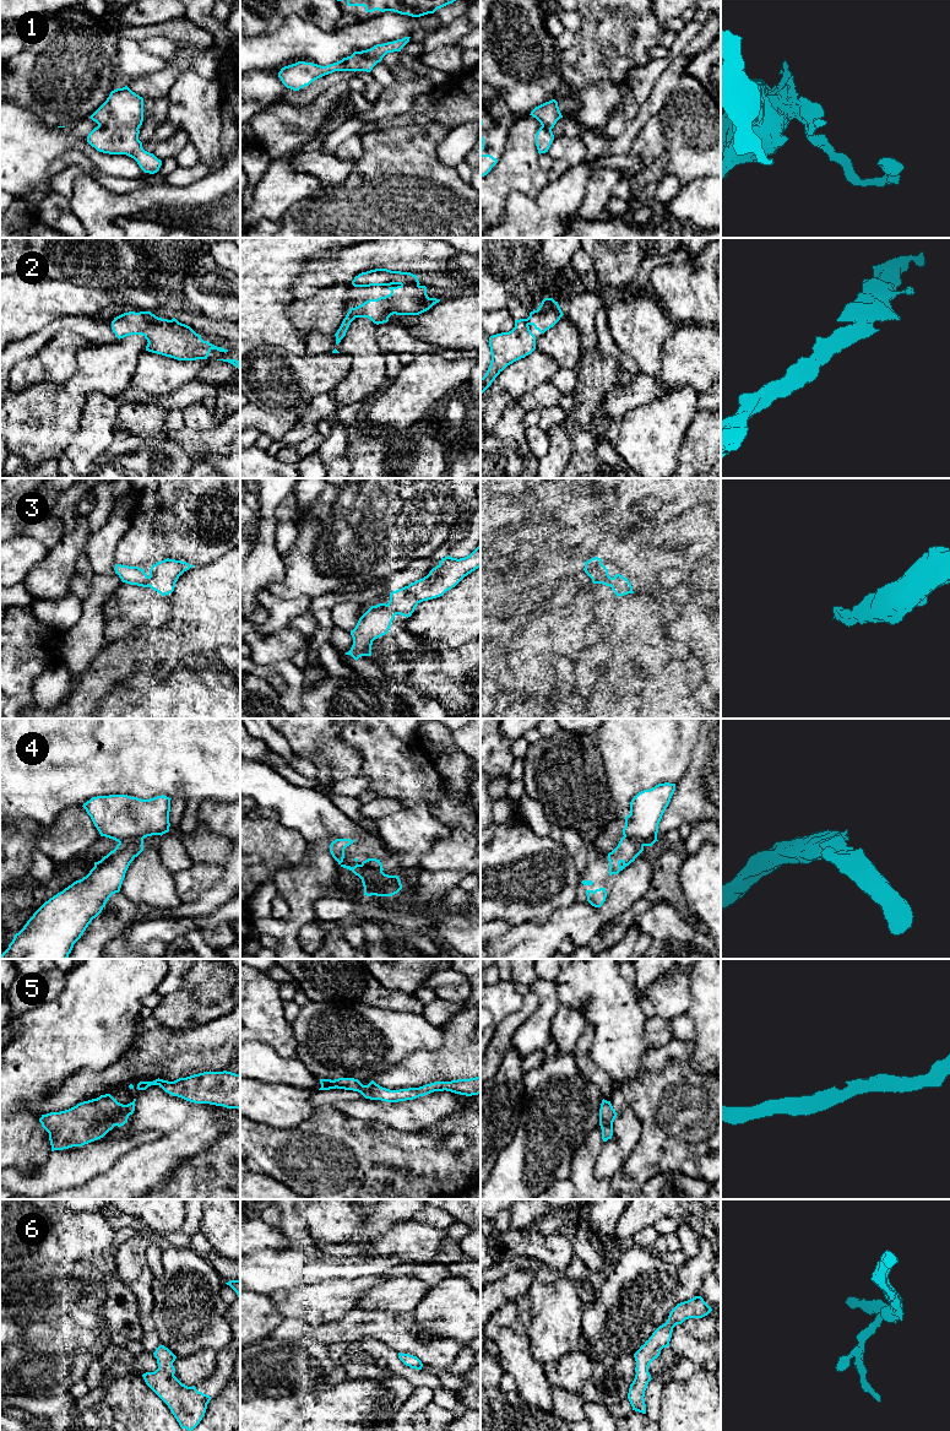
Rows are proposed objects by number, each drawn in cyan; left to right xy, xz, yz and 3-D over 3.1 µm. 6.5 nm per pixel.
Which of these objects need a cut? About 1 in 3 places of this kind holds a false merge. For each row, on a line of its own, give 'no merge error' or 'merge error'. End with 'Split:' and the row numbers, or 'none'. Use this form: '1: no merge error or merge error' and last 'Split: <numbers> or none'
1: no merge error
2: no merge error
3: no merge error
4: merge error
5: no merge error
6: no merge error
Split: 4

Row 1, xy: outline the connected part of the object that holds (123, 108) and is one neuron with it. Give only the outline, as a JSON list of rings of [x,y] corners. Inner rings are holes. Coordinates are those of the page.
[[[127,86],[110,92],[107,101],[89,116],[98,124],[87,136],[87,142],[97,151],[109,155],[126,155],[134,158],[145,173],[154,174],[162,161],[143,150],[139,140],[140,126],[143,121],[143,98]]]

